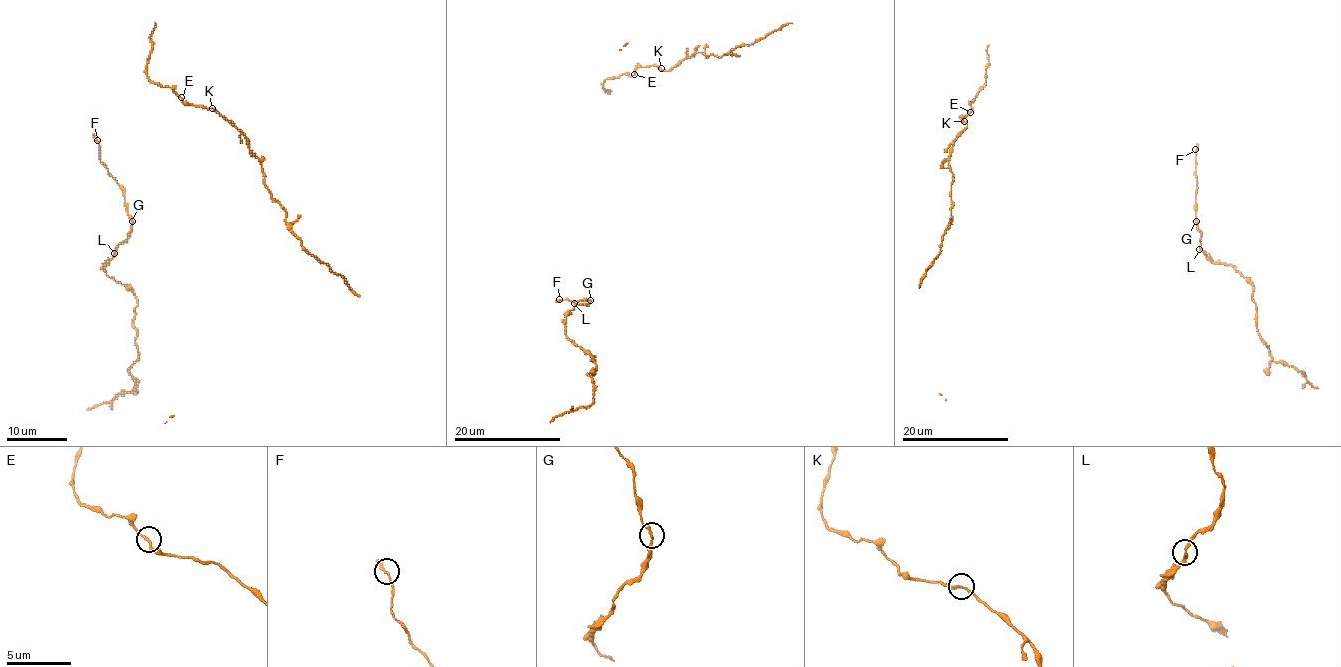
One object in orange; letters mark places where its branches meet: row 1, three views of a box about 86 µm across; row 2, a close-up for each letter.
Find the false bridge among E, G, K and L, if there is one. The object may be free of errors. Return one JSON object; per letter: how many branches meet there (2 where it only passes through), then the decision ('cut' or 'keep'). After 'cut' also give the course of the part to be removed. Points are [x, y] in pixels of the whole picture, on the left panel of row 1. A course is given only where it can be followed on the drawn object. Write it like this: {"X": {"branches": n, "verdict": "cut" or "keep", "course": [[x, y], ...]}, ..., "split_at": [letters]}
{"E": {"branches": 2, "verdict": "keep"}, "G": {"branches": 2, "verdict": "keep"}, "K": {"branches": 2, "verdict": "keep"}, "L": {"branches": 2, "verdict": "keep"}, "split_at": []}

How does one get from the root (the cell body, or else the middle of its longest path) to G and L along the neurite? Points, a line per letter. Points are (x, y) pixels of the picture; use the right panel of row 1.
G: (1195, 149), (1195, 221)
L: (1195, 149), (1195, 220), (1201, 233), (1199, 249)

